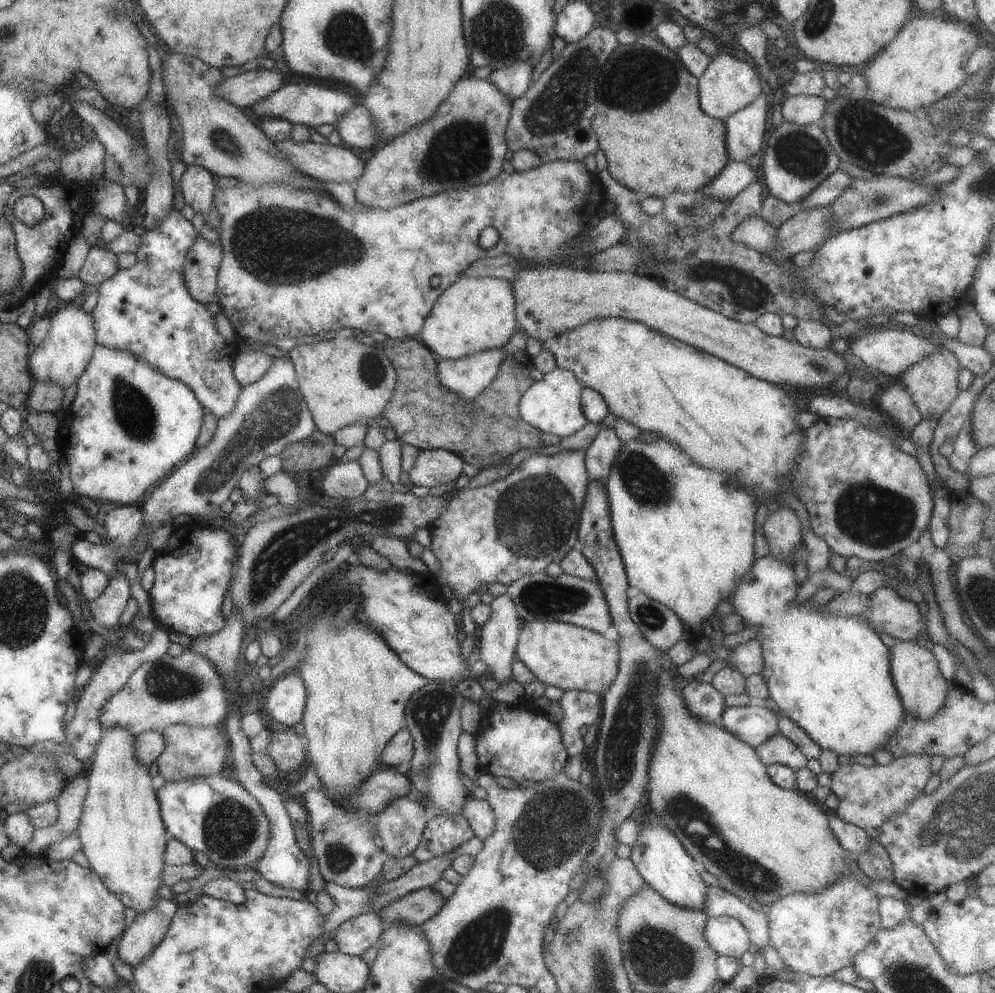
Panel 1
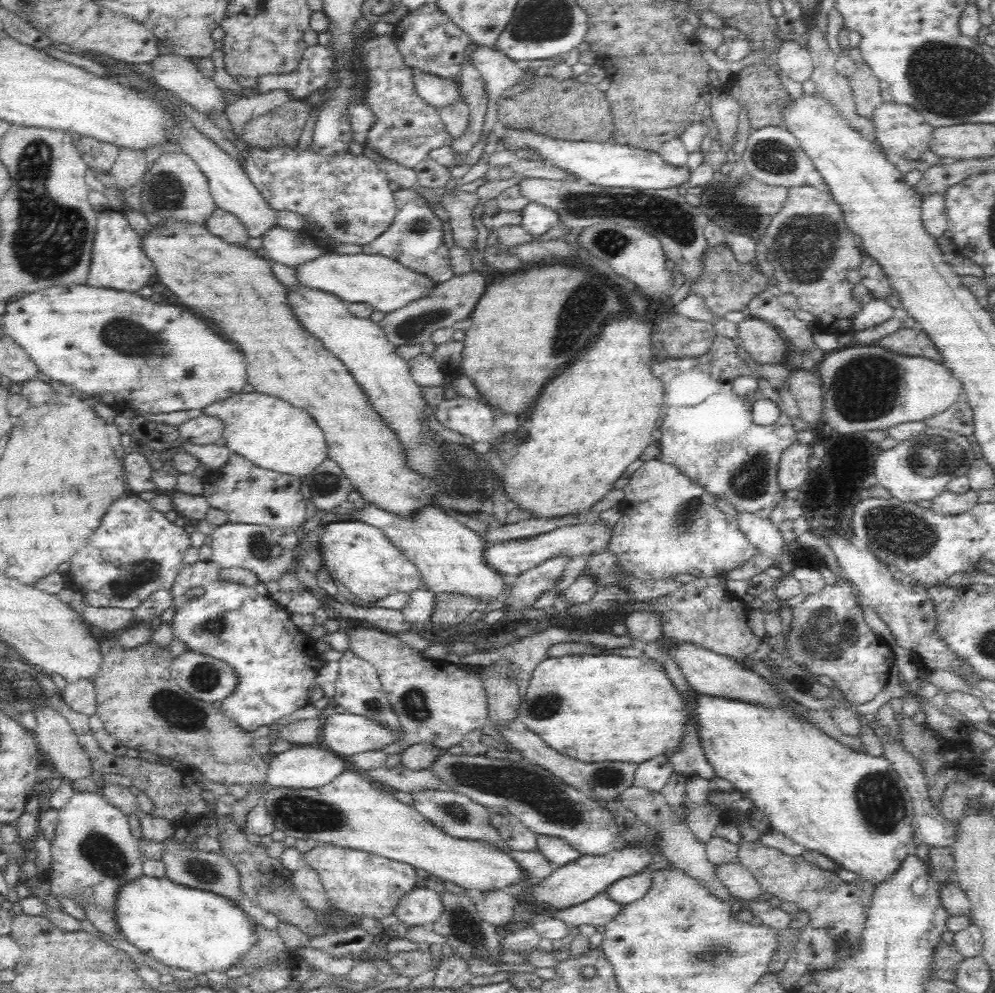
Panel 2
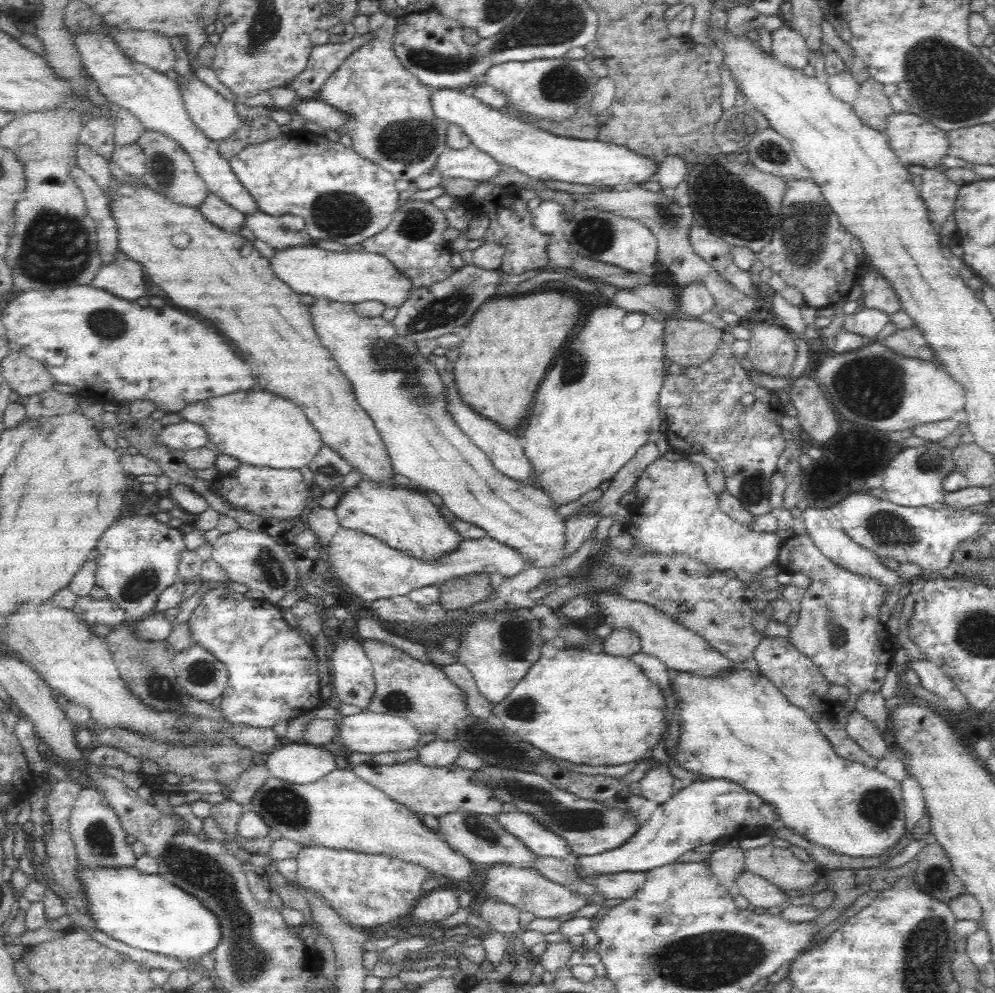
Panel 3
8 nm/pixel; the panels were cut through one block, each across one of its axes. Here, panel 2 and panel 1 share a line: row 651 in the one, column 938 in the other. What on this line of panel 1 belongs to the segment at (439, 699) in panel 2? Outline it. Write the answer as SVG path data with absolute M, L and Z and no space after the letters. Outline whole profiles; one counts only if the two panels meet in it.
M941 346L935 353L925 356L920 362L901 372L895 378L895 382L909 394L909 397L914 401L914 406L917 408L919 415L923 419L935 418L938 420L959 392L959 370L960 367L955 356L947 348Z

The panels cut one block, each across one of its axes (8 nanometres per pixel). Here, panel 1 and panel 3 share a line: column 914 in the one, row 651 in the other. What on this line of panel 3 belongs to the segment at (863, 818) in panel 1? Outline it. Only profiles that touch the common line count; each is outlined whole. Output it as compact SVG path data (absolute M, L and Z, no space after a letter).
M764 637L754 651L753 659L758 663L760 674L768 680L790 701L790 704L803 708L817 724L820 732L829 739L830 744L840 755L851 762L859 762L874 768L876 758L870 756L862 747L846 733L846 716L834 714L836 701L830 698L828 686L830 683L822 676L820 670L801 652L798 652L787 637Z

